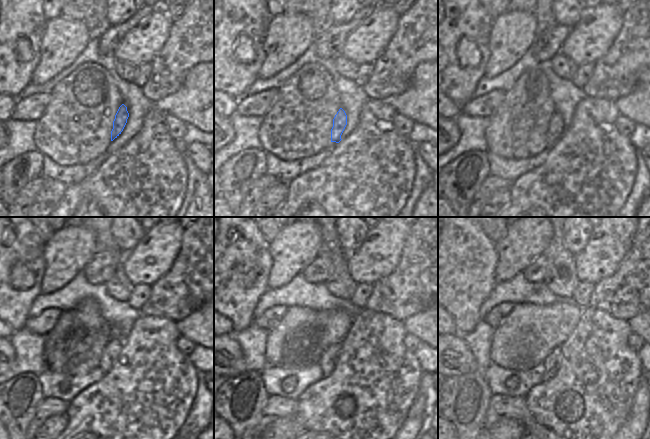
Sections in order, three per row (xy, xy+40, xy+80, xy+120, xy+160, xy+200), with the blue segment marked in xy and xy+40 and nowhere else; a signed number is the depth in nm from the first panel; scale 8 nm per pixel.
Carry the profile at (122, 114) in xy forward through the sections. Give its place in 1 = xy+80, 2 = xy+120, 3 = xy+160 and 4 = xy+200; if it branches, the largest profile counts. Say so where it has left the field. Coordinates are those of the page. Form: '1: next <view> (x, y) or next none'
1: next xy+80 (557, 128)
2: next xy+120 (110, 354)
3: next xy+160 (328, 359)
4: next xy+200 (552, 363)

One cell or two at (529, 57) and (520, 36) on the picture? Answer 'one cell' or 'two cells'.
two cells

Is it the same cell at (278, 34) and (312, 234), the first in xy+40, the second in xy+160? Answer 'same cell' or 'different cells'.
same cell

